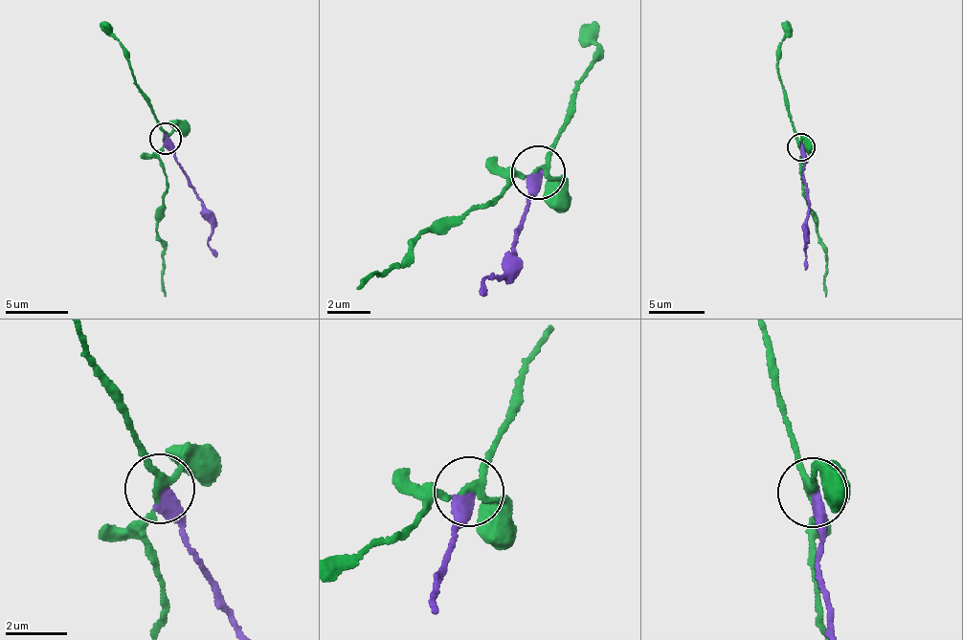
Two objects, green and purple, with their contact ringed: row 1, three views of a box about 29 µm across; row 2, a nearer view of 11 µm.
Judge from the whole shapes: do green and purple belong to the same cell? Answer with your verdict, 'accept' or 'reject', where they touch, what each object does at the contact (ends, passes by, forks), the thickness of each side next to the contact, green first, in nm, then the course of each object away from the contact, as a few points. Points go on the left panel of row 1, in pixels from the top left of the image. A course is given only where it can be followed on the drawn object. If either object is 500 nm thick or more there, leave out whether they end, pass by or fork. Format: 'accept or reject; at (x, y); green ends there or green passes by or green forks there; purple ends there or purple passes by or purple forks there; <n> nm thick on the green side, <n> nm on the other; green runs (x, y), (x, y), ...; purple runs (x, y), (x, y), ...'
reject; at (165, 138); green forks there; purple ends there; 170 nm thick on the green side, 400 nm on the other; green runs (165, 138), (165, 192), (156, 226), (163, 249), (166, 297); purple runs (165, 138), (187, 185), (202, 202), (202, 217), (212, 227), (210, 250), (216, 256)

